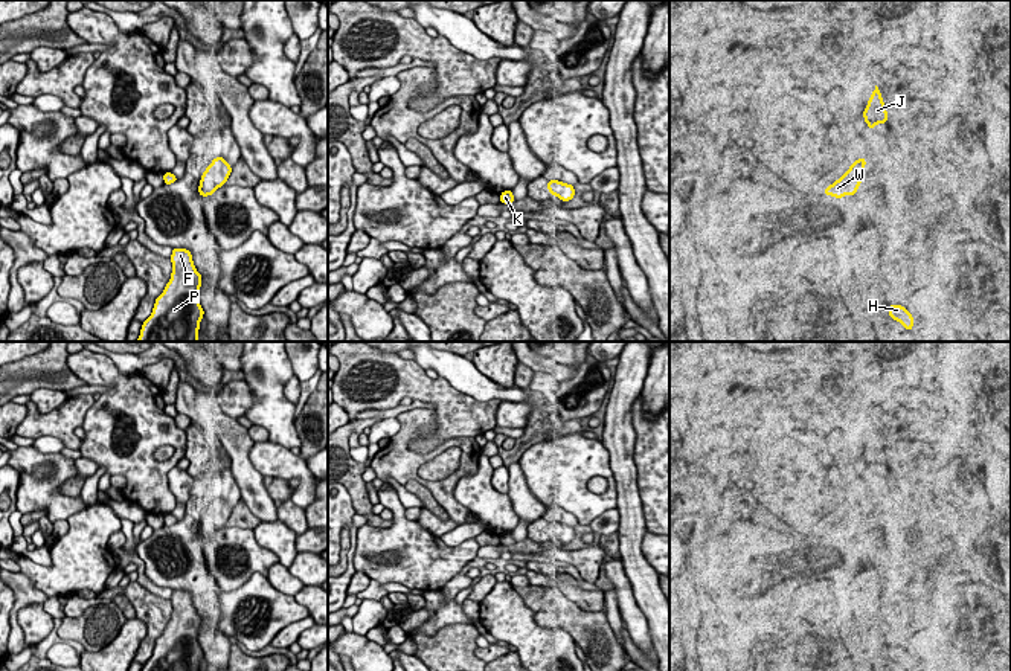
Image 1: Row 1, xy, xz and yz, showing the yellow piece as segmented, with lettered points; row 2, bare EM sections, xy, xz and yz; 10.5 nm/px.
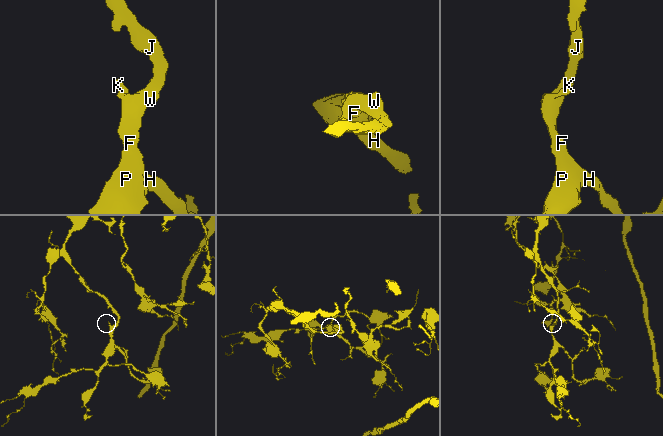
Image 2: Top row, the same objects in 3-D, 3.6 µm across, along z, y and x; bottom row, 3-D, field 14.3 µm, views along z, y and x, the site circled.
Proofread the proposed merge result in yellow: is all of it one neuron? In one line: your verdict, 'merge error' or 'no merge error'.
no merge error

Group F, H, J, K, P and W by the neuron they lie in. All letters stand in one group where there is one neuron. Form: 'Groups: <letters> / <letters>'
Groups: F H J K P W

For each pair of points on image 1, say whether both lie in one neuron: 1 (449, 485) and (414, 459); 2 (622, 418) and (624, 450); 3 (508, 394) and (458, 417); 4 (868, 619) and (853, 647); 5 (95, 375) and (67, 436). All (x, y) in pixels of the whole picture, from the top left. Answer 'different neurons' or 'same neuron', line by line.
1: same neuron
2: same neuron
3: different neurons
4: different neurons
5: different neurons

